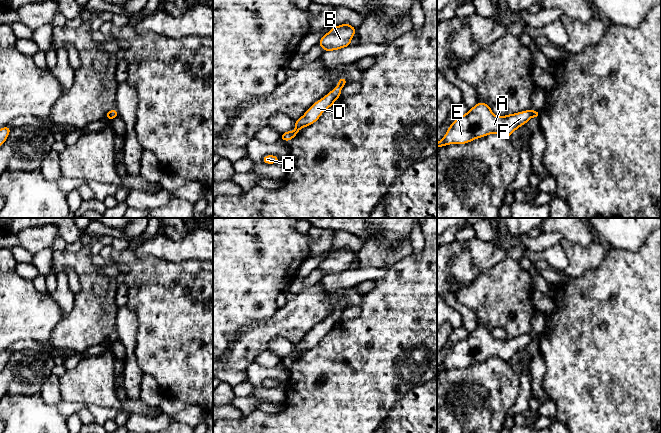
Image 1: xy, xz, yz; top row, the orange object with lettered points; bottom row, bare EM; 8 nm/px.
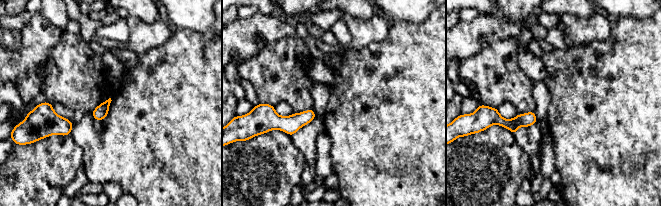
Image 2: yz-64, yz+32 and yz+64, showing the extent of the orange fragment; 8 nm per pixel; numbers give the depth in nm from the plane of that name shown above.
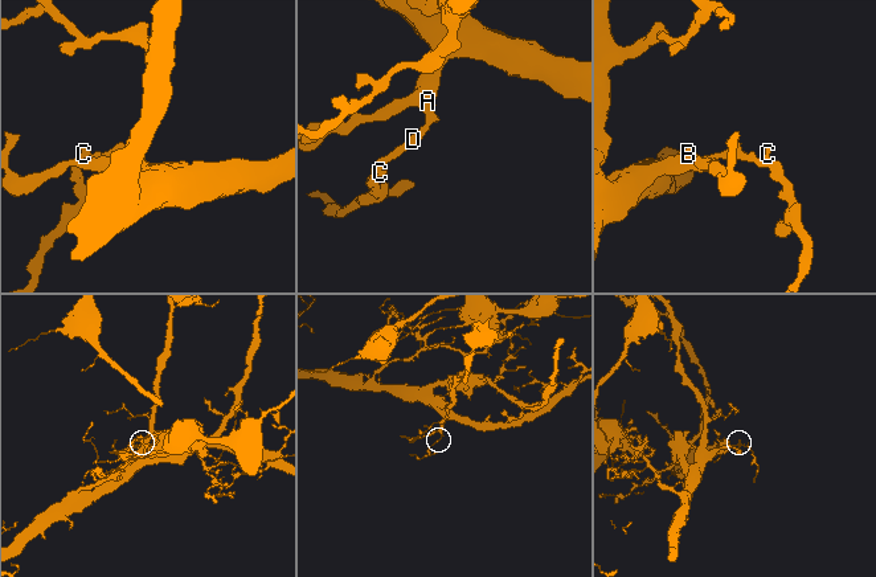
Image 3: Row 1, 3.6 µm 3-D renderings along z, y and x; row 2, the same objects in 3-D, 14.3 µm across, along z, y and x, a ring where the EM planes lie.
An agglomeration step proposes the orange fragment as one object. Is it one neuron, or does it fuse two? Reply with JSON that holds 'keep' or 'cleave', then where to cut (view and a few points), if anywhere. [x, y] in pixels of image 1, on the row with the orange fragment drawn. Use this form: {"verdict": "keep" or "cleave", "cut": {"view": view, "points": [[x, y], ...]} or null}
{"verdict": "keep", "cut": null}

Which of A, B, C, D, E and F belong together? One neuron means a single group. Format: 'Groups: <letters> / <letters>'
Groups: A B C D E F

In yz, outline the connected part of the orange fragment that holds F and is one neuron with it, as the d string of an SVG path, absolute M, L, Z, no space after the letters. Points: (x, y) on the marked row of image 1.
M478 102L469 108L466 114L451 123L444 137L437 142L437 148L451 144L466 144L489 134L500 134L509 138L532 117L539 119L540 112L531 109L498 116L493 114L491 106Z

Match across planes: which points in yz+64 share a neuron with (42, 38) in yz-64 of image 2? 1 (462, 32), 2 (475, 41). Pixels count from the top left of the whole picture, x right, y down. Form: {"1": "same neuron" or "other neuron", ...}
{"1": "same neuron", "2": "same neuron"}

